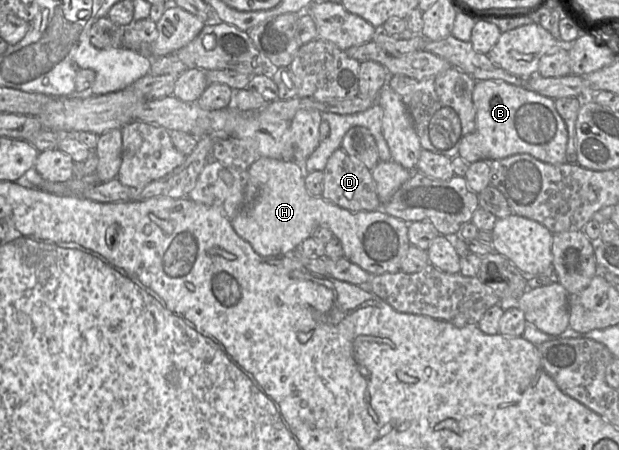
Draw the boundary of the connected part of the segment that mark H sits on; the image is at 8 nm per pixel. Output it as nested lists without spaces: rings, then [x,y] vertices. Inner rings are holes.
[[[259,157],[247,169],[246,203],[231,220],[236,233],[247,241],[262,256],[289,254],[308,237],[312,237],[318,226],[327,227],[342,244],[344,255],[352,263],[372,275],[400,271],[401,261],[411,243],[408,239],[408,223],[391,216],[382,209],[351,211],[342,208],[322,196],[312,196],[305,187],[305,171],[301,163],[269,157]]]

